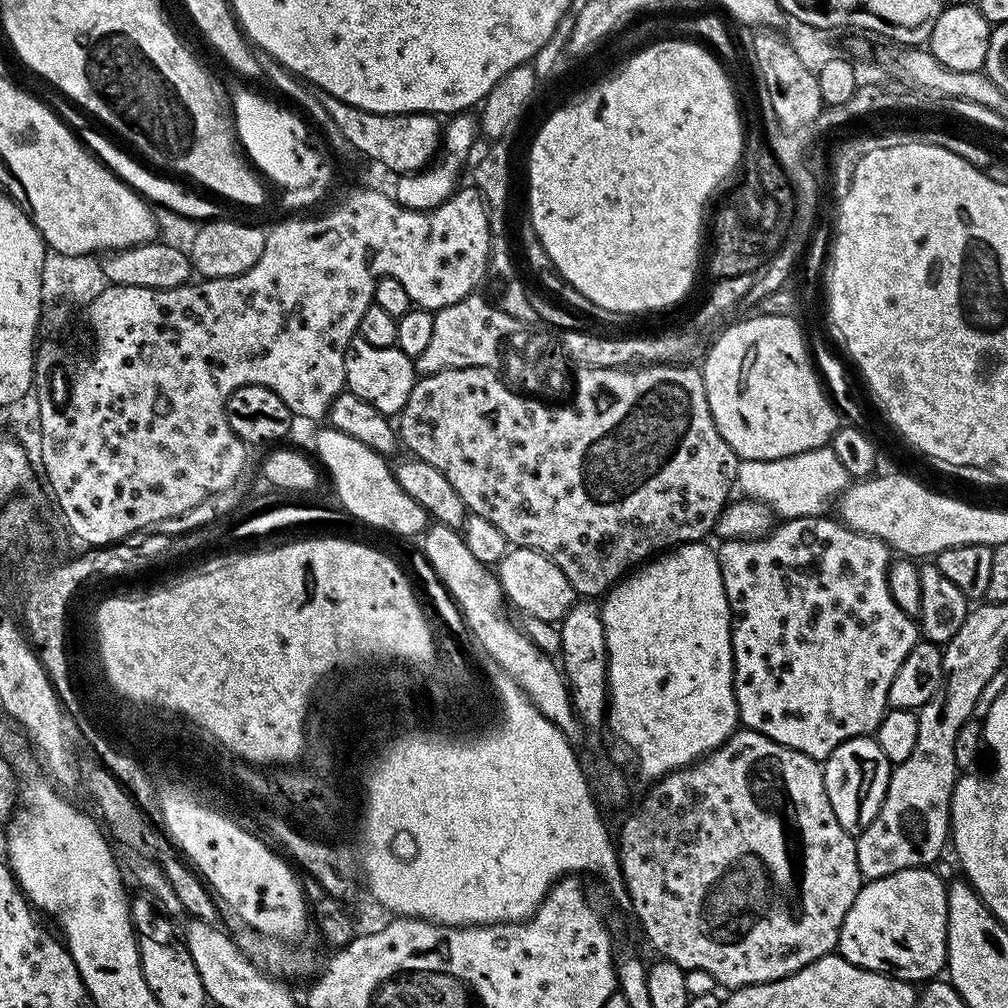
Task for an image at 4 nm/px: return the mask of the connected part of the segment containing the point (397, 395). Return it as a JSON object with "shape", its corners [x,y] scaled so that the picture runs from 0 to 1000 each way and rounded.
{"shape":[[[354,331],[347,339],[341,362],[344,388],[371,403],[378,412],[384,415],[396,414],[399,403],[403,403],[403,395],[407,395],[407,387],[411,387],[415,376],[410,354],[399,351],[399,347],[394,344],[367,343],[367,339]]]}

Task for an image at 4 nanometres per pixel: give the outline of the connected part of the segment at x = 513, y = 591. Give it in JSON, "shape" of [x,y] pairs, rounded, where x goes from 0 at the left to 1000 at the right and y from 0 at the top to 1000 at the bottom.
{"shape":[[[505,543],[504,548],[496,555],[494,572],[497,585],[503,598],[517,603],[519,610],[554,617],[565,606],[572,594],[571,586],[565,581],[562,569],[546,554],[534,550],[525,544]]]}

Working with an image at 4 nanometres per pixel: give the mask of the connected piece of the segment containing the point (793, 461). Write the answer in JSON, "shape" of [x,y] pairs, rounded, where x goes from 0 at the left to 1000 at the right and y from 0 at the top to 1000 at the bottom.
{"shape":[[[823,446],[797,448],[775,456],[735,456],[730,471],[733,487],[743,496],[751,496],[764,504],[771,513],[787,516],[793,512],[813,512],[820,509],[823,501],[841,483],[843,476],[837,467],[835,458]]]}

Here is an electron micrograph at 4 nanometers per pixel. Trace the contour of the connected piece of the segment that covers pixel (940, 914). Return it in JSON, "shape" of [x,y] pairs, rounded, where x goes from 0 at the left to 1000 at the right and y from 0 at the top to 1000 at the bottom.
{"shape":[[[924,860],[920,861],[900,861],[891,863],[882,869],[876,869],[870,873],[863,873],[854,876],[851,891],[847,891],[847,899],[839,907],[835,915],[833,924],[833,935],[831,938],[832,947],[836,948],[839,954],[843,954],[852,960],[858,960],[864,964],[876,964],[890,972],[900,972],[902,974],[920,974],[926,970],[932,969],[938,963],[940,955],[940,883],[938,874],[933,874],[933,869]]]}

